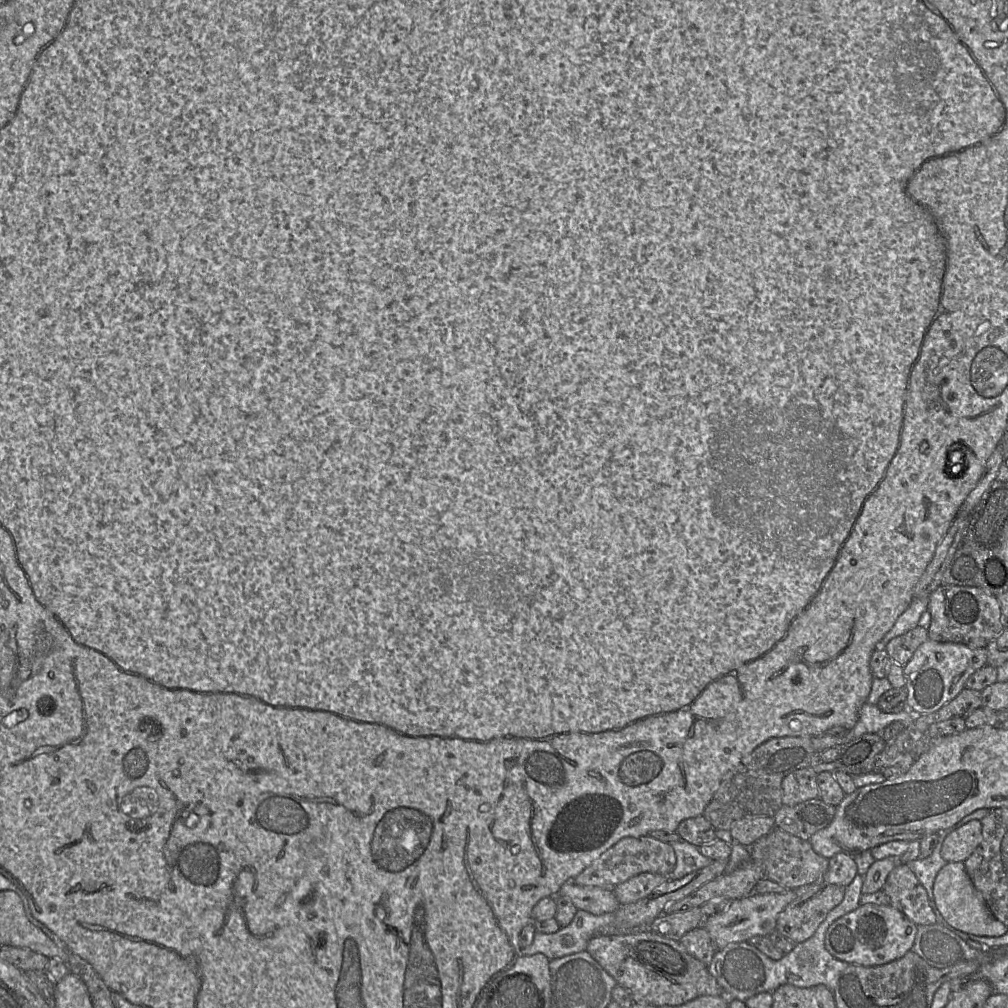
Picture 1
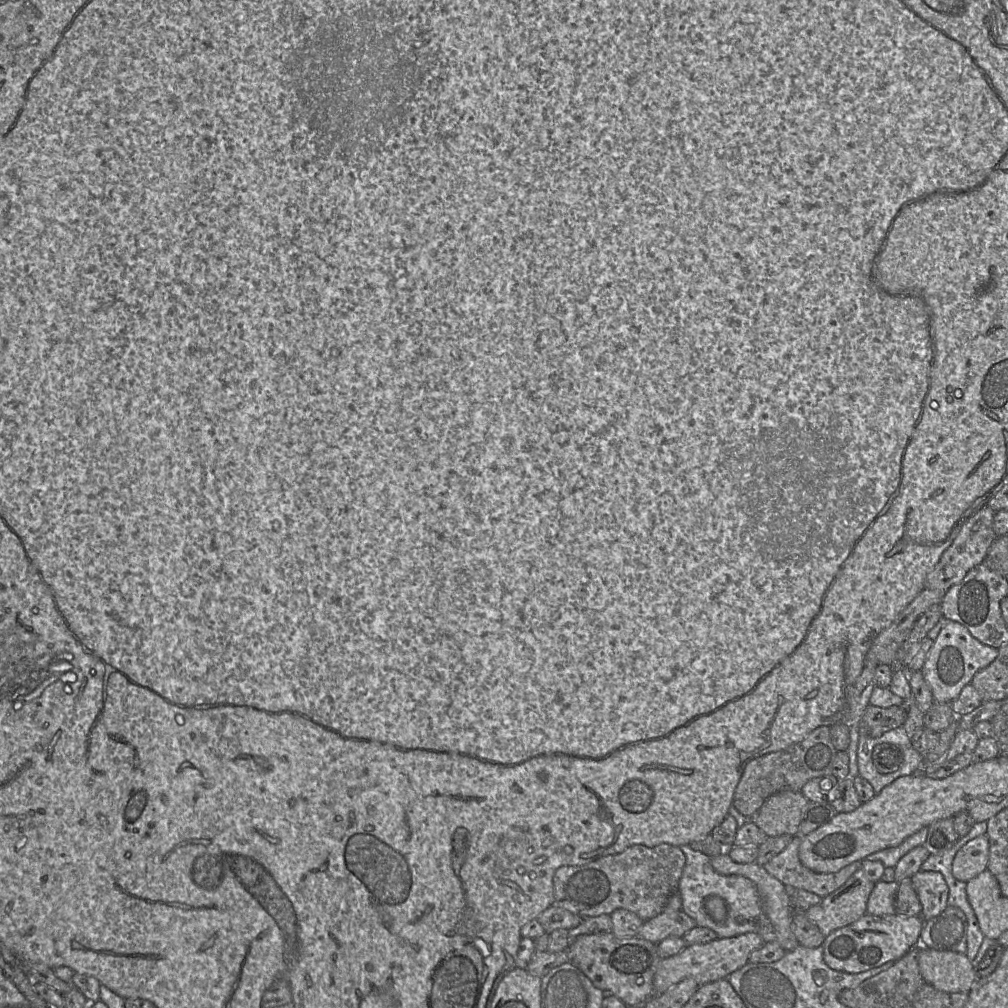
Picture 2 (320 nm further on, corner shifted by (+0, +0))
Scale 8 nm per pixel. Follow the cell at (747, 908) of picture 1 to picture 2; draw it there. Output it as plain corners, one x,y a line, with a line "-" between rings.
748,932
730,938
715,938
712,941
686,945
676,955
662,958
653,979
654,995
661,994
684,979
694,979
699,986
726,979
732,972
740,969
749,962
750,954
760,948
764,938
755,932

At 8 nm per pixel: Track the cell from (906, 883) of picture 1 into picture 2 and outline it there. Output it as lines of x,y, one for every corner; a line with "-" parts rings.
920,870
910,880
922,905
920,916
923,920
938,916
946,909
949,888
940,872

